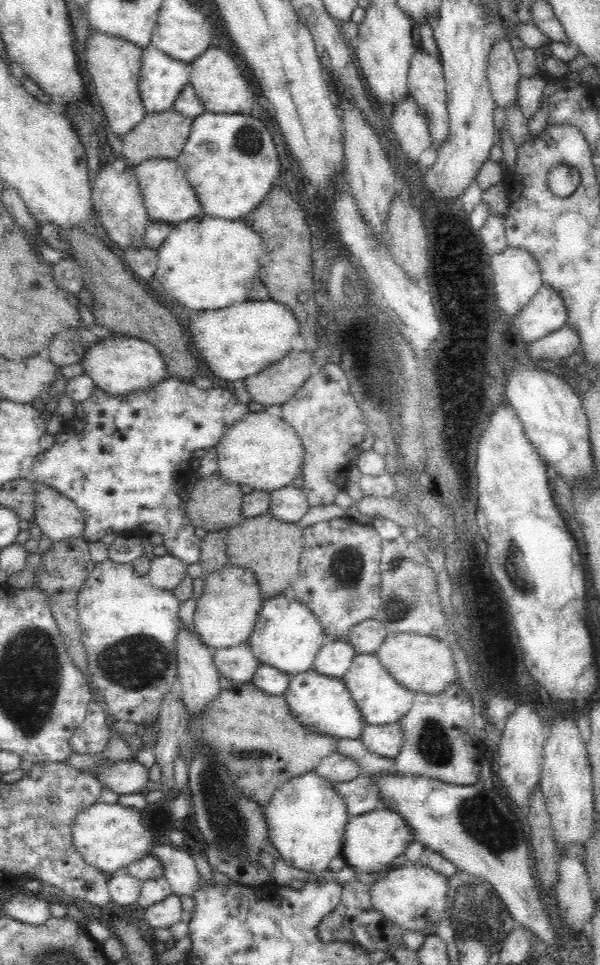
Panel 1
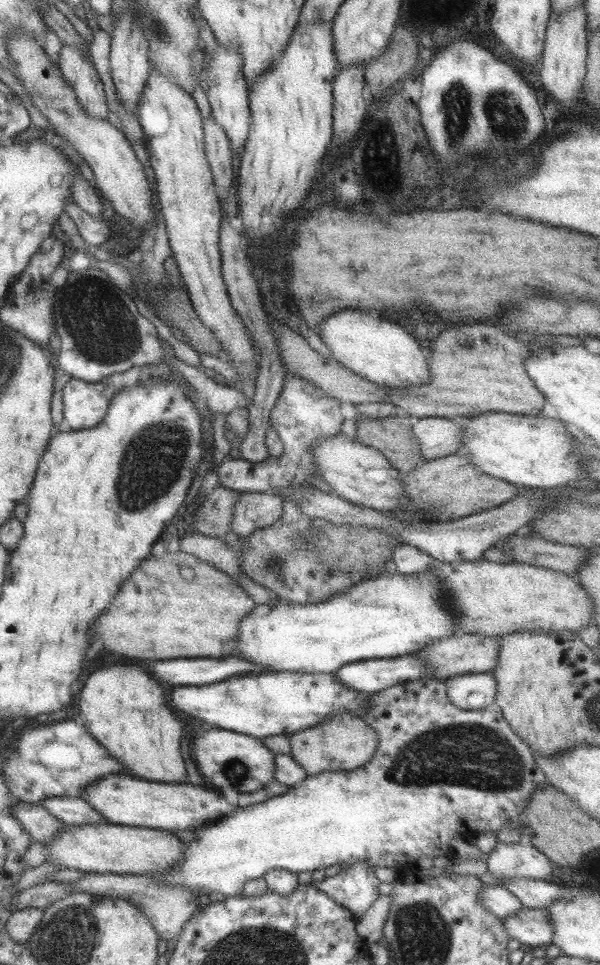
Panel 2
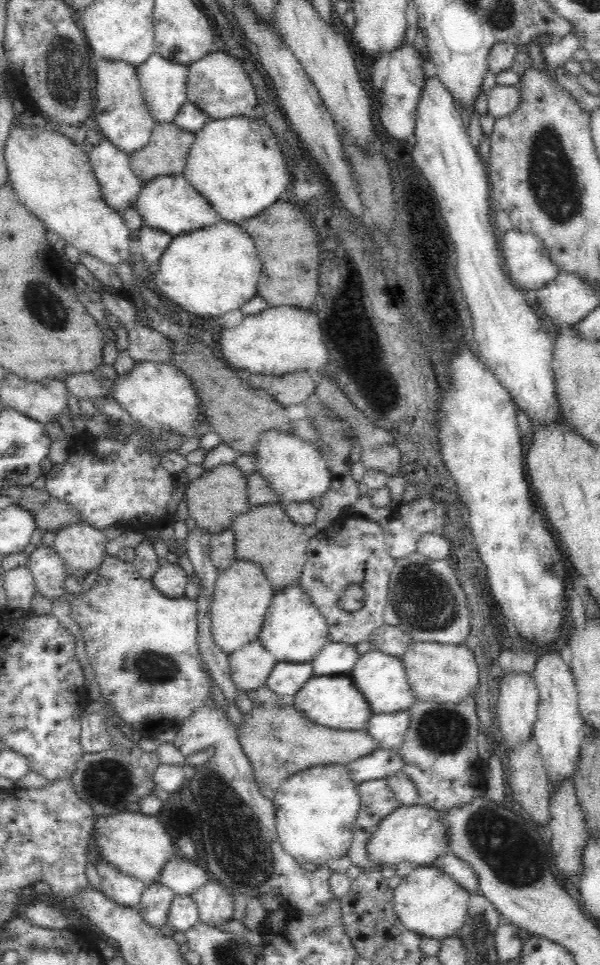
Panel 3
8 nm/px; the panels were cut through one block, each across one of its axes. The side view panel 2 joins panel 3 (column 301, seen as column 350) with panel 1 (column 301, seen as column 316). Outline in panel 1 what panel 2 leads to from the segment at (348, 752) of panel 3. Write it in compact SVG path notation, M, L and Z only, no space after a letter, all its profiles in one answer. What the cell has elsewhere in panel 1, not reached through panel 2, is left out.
M252 682L236 683L231 689L220 691L210 708L192 722L187 732L188 742L179 748L187 762L192 759L195 743L202 741L228 769L236 789L258 802L262 811L276 789L296 776L315 771L322 760L336 753L339 741L304 727L292 715L285 695L269 695Z

